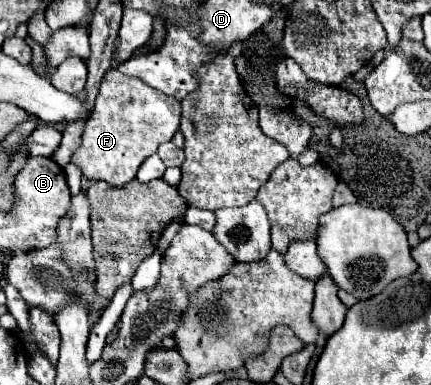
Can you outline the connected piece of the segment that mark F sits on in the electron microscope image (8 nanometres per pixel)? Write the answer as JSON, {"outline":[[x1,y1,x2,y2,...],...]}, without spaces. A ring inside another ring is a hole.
{"outline":[[117,69,107,71,107,75,101,81,101,89,93,107,93,113,89,115,85,123,85,131,81,137,81,147,73,153,71,163,77,165,83,171,83,177,93,181,105,181,111,187,125,187,129,181,135,179,141,163,157,153,157,147,165,141,171,141,173,135,179,131,181,121,181,103,175,97,169,97,144,82,129,75,119,73]]}

